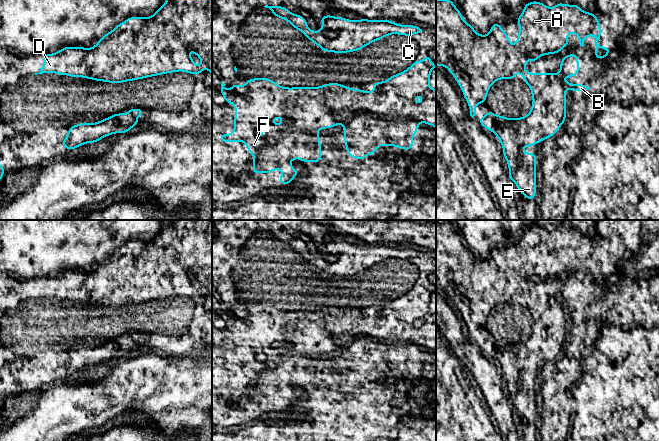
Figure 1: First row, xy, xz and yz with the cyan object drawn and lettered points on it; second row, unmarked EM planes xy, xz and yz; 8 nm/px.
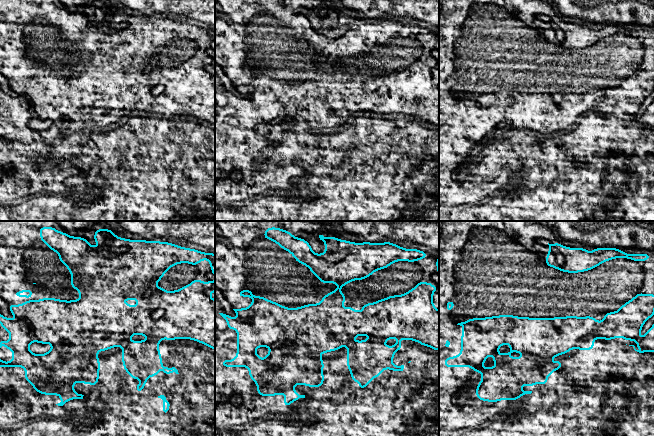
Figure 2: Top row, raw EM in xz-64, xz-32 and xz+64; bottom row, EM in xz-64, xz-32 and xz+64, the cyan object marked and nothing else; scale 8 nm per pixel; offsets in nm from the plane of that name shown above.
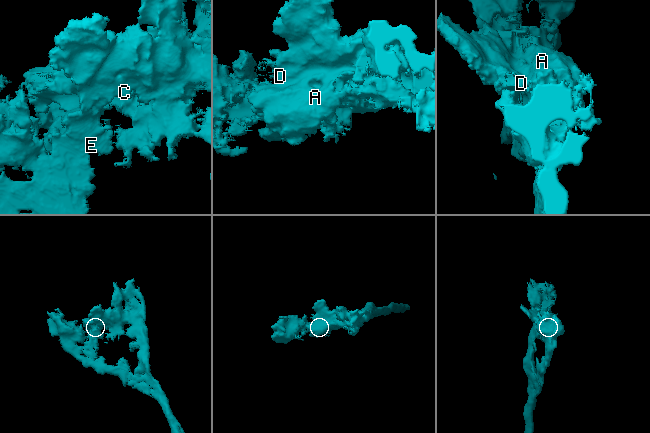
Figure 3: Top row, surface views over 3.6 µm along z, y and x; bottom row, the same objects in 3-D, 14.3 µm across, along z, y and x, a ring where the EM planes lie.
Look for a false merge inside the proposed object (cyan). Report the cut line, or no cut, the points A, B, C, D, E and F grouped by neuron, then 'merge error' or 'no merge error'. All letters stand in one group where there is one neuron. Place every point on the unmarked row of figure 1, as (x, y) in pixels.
no cut; A B C D E F; no merge error

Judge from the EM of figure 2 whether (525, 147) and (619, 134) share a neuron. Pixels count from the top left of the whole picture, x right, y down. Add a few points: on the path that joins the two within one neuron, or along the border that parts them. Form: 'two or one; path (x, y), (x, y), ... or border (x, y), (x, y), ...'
two; border (560, 136), (561, 145)

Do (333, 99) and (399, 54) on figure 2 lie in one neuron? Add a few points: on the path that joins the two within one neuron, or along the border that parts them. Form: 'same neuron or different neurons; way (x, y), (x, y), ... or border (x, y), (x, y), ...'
same neuron; way (355, 93), (366, 82), (362, 64), (377, 54)

